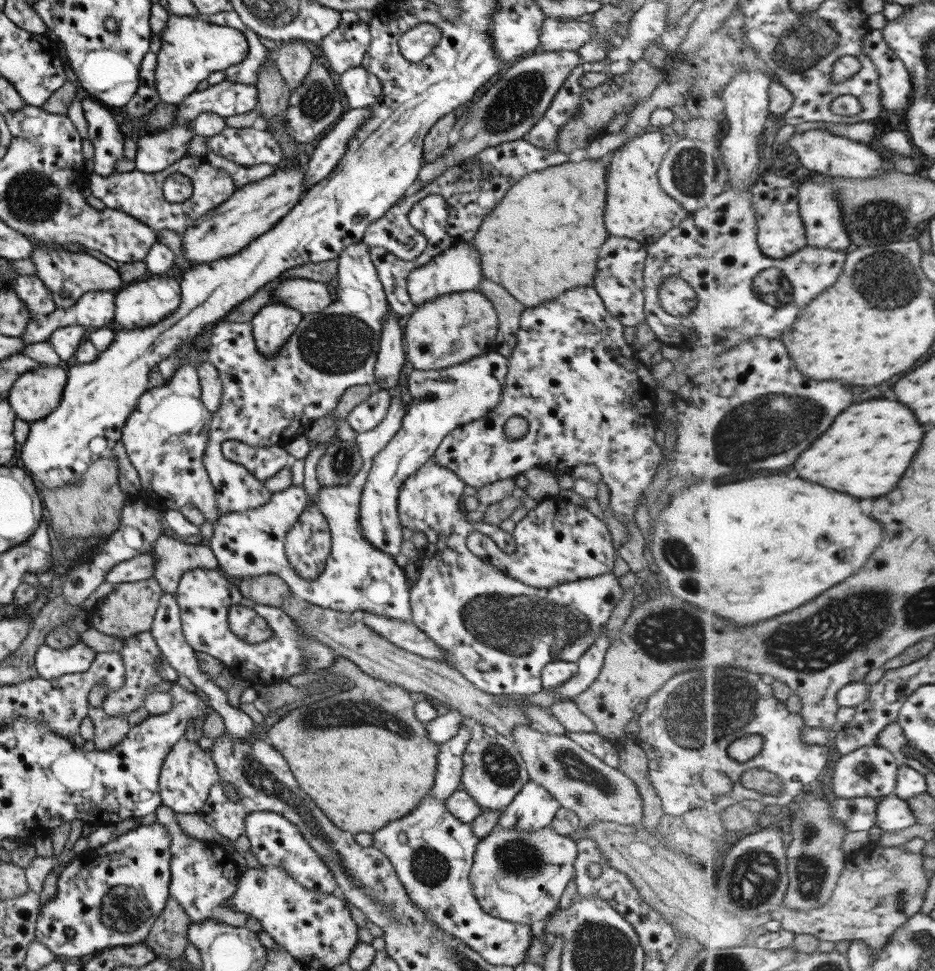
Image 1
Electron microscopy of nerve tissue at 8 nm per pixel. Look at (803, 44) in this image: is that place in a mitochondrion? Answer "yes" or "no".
yes

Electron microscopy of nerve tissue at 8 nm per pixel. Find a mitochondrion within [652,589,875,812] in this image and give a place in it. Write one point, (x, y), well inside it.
(702, 708)

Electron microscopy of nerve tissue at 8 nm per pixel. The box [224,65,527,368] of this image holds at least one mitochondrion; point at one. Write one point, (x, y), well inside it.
(317, 104)

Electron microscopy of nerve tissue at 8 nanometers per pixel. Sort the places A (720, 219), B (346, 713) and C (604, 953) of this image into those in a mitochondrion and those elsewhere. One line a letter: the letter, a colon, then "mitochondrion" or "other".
A: other
B: mitochondrion
C: mitochondrion

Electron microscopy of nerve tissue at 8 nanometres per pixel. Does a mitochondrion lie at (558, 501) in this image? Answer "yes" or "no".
no

